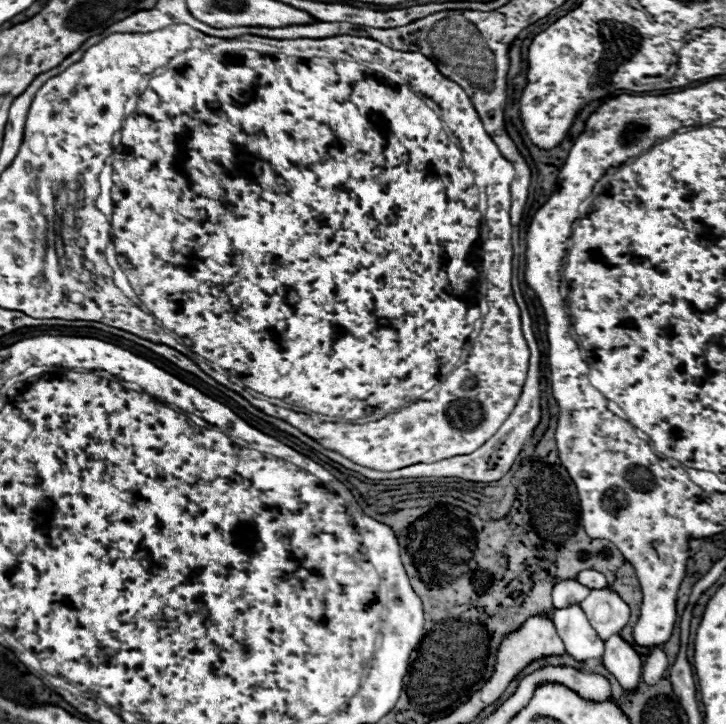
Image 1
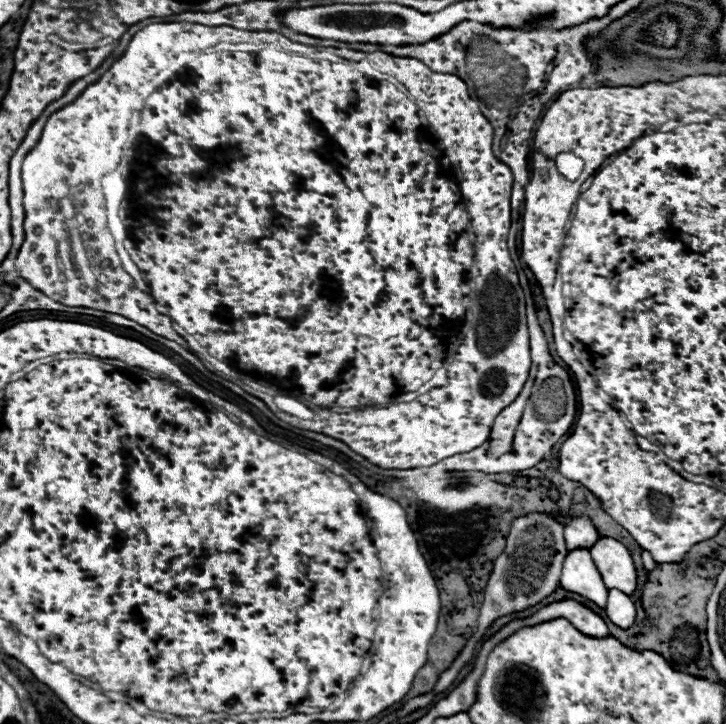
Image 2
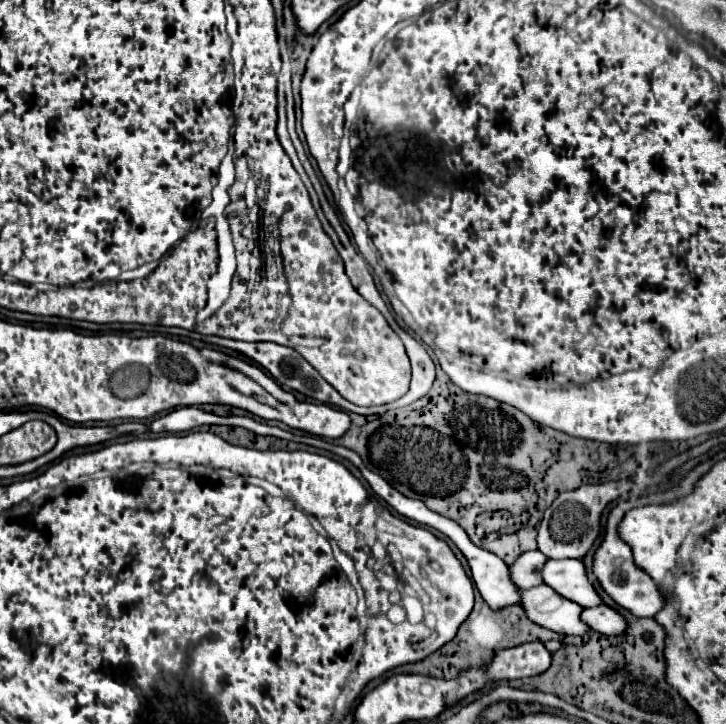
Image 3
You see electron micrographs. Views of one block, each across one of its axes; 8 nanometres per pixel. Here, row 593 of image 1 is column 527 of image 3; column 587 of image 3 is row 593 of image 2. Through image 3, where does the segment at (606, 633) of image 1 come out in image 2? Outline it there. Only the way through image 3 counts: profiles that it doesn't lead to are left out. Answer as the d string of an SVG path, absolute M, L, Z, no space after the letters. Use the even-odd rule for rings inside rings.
M600 538L592 550L592 562L596 564L600 576L604 578L604 586L608 590L616 588L626 592L628 596L636 590L636 568L632 556L624 544L612 538Z

